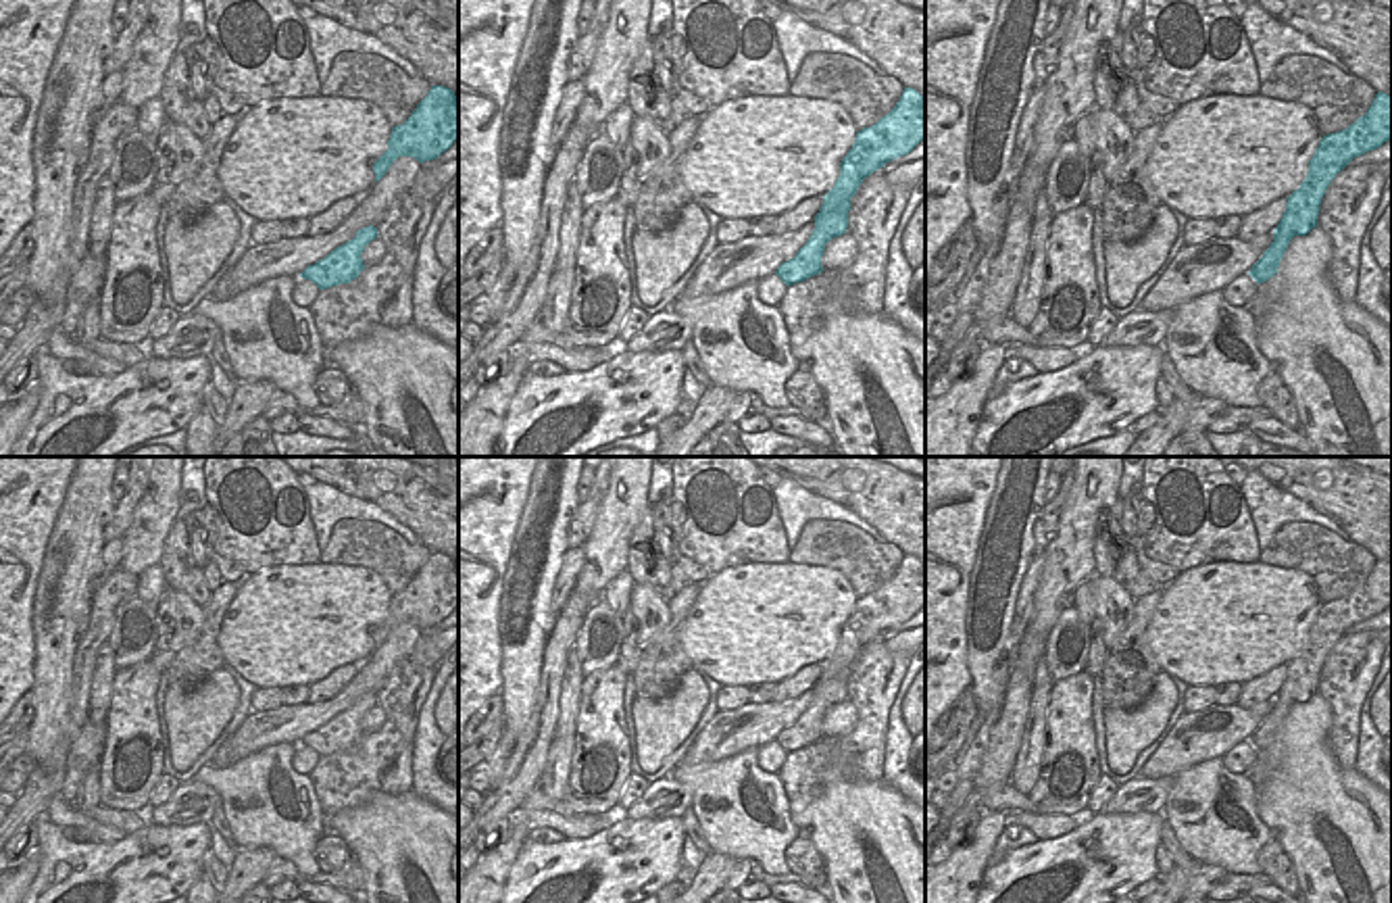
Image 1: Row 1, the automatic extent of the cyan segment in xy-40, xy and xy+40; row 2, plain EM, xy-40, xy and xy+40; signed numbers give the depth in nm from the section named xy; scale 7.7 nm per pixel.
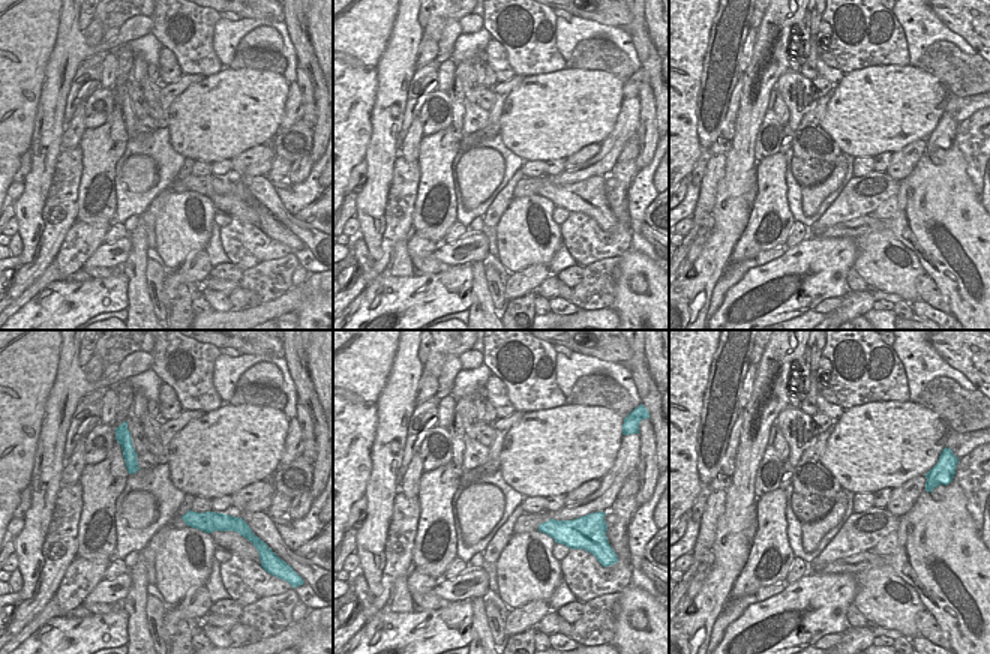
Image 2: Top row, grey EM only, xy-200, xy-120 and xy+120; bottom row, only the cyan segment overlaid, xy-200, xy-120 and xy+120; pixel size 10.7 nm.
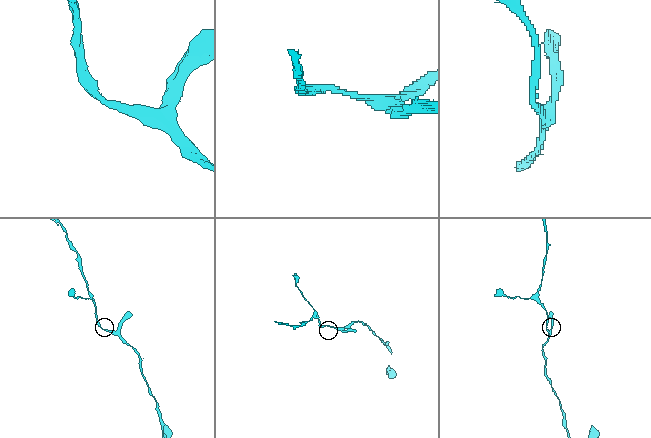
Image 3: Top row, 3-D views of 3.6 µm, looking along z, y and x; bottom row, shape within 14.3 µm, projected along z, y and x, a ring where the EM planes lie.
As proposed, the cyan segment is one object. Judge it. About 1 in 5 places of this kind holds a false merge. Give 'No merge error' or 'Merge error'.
No merge error

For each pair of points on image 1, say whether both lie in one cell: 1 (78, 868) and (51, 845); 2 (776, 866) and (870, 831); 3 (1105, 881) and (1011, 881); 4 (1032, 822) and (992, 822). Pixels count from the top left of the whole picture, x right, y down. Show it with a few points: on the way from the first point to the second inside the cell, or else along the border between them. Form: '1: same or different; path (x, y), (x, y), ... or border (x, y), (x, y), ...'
1: same; path (71, 866), (57, 851)
2: different; border (788, 814), (801, 833)
3: same; path (1082, 864), (1063, 860), (1034, 872)
4: different; border (1003, 814), (1005, 824)

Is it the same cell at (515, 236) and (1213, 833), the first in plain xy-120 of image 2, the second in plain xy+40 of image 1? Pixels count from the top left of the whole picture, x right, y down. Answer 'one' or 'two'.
one

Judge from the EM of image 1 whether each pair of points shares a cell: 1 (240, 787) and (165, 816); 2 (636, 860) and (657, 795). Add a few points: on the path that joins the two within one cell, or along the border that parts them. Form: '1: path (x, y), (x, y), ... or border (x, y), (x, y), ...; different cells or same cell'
1: border (192, 781), (209, 785), (221, 801); different cells
2: border (626, 816), (680, 818); different cells

